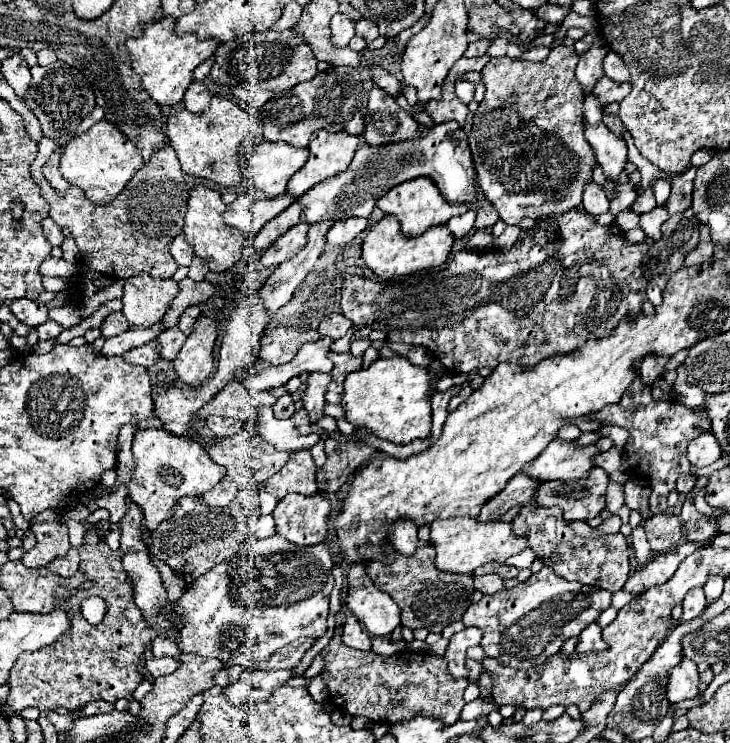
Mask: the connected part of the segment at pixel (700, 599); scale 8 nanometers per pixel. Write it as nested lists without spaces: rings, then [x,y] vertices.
[[[699,587],[691,589],[683,599],[683,621],[691,621],[691,619],[699,617],[705,607],[707,607],[707,601],[705,601],[703,589],[699,589]]]

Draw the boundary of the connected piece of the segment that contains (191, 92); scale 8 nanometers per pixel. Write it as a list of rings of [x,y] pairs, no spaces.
[[[191,83],[183,97],[183,103],[185,103],[187,111],[191,111],[195,115],[203,113],[211,103],[211,93],[207,91],[207,87],[203,83]]]

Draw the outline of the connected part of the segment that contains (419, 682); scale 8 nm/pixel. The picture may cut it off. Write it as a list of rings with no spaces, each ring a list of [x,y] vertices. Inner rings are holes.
[[[341,627],[335,629],[333,639],[321,651],[321,655],[325,659],[323,681],[331,695],[331,703],[349,715],[373,717],[377,723],[401,723],[417,715],[435,717],[445,725],[459,721],[465,705],[463,691],[467,689],[469,681],[449,675],[445,657],[413,651],[399,651],[383,657],[373,651],[357,651],[341,641]]]

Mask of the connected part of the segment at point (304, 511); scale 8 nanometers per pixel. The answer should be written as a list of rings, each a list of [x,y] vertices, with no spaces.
[[[289,493],[275,511],[277,533],[295,545],[317,545],[327,535],[327,517],[331,515],[331,501],[323,495]]]

